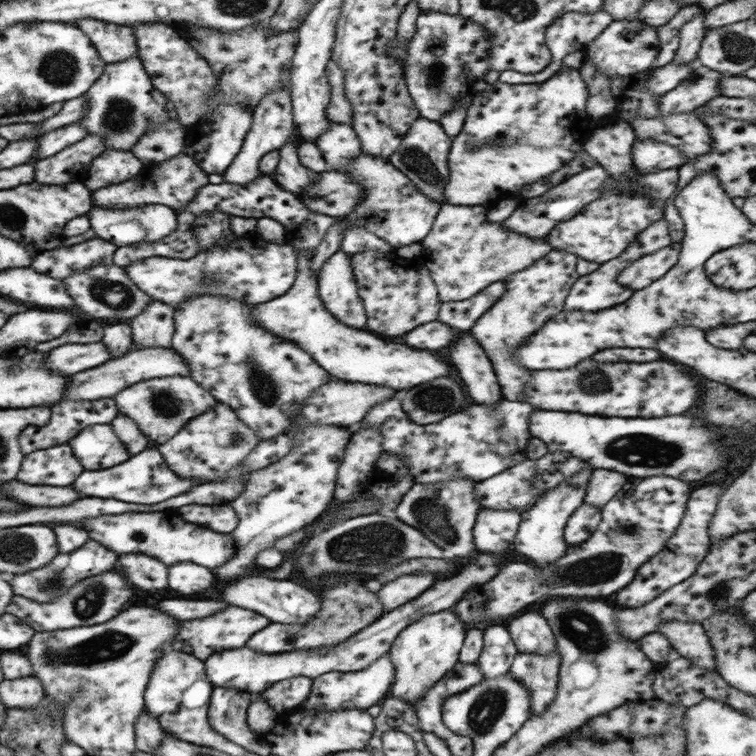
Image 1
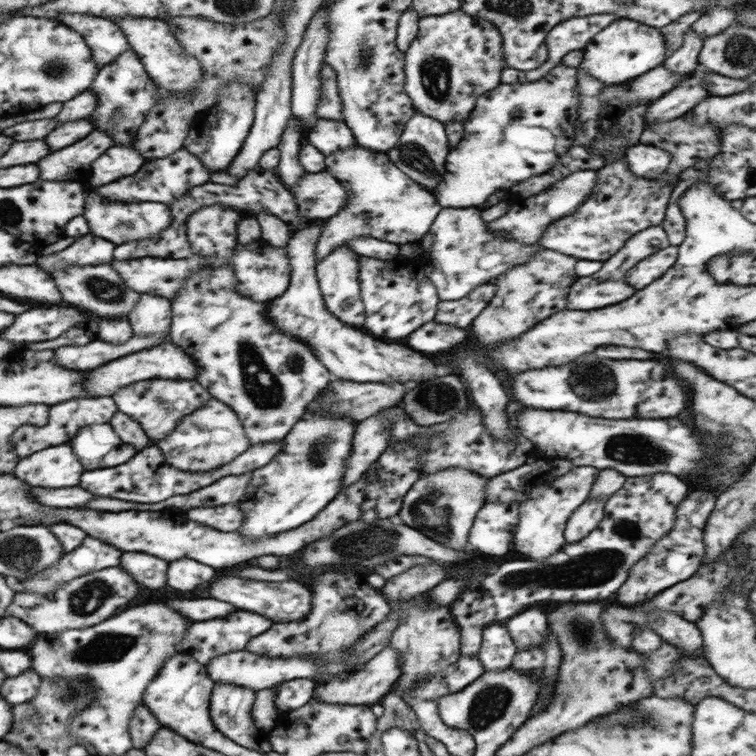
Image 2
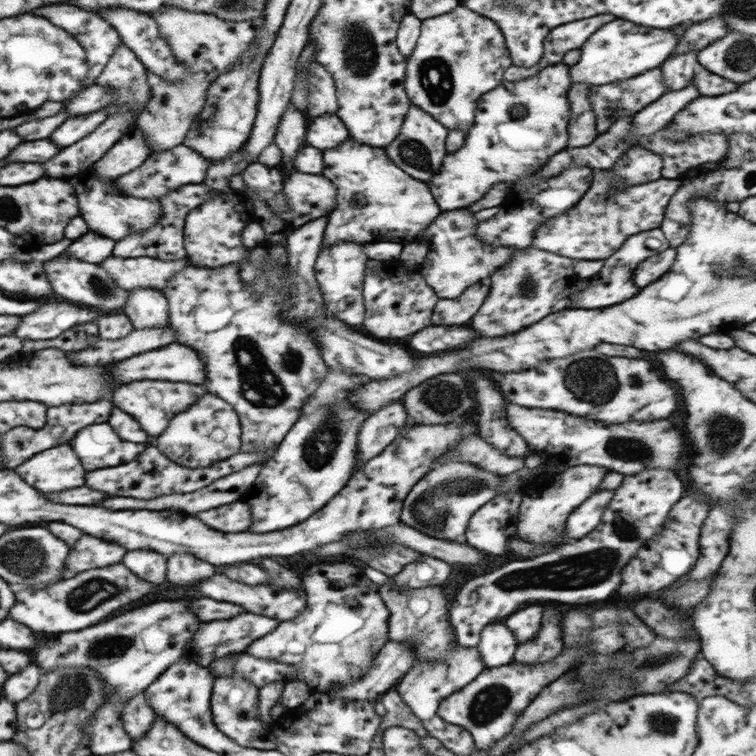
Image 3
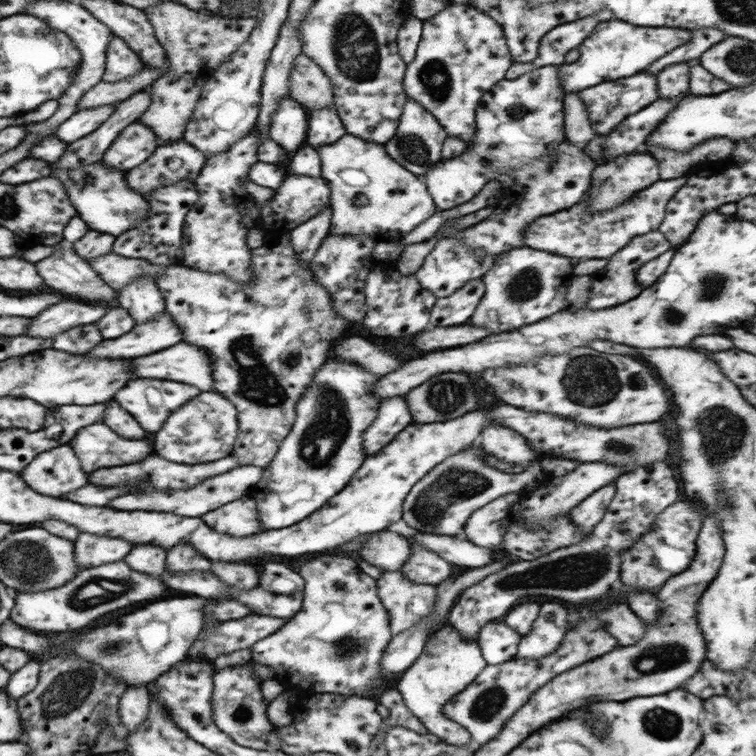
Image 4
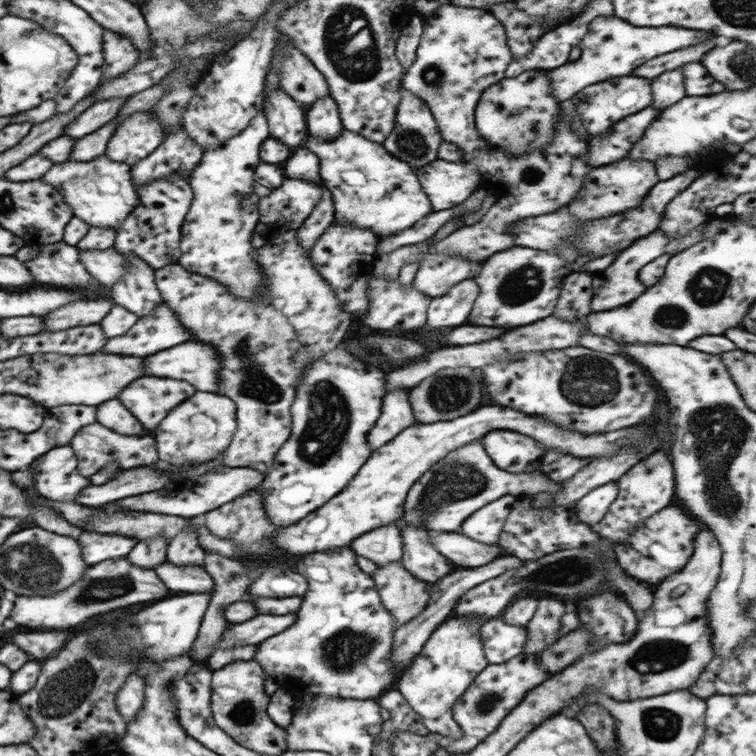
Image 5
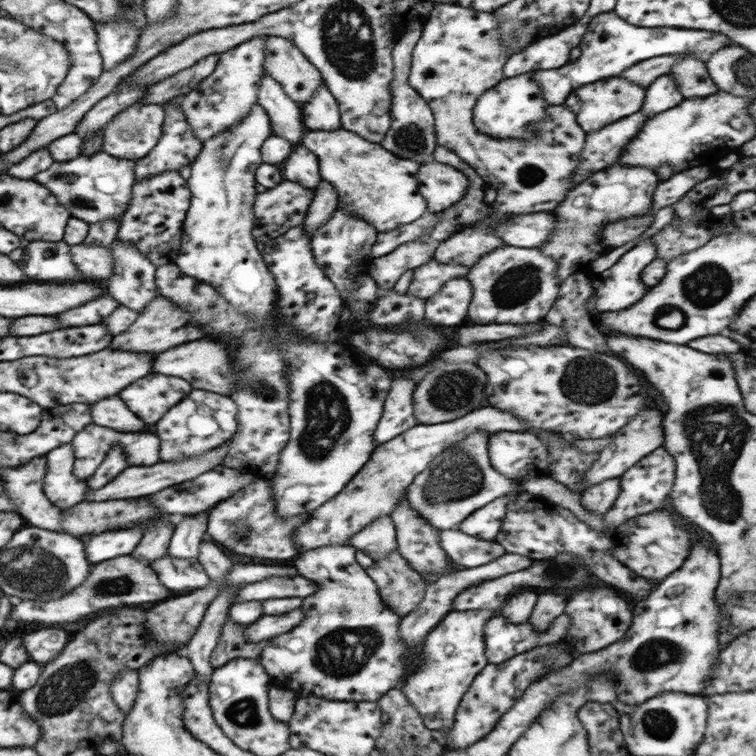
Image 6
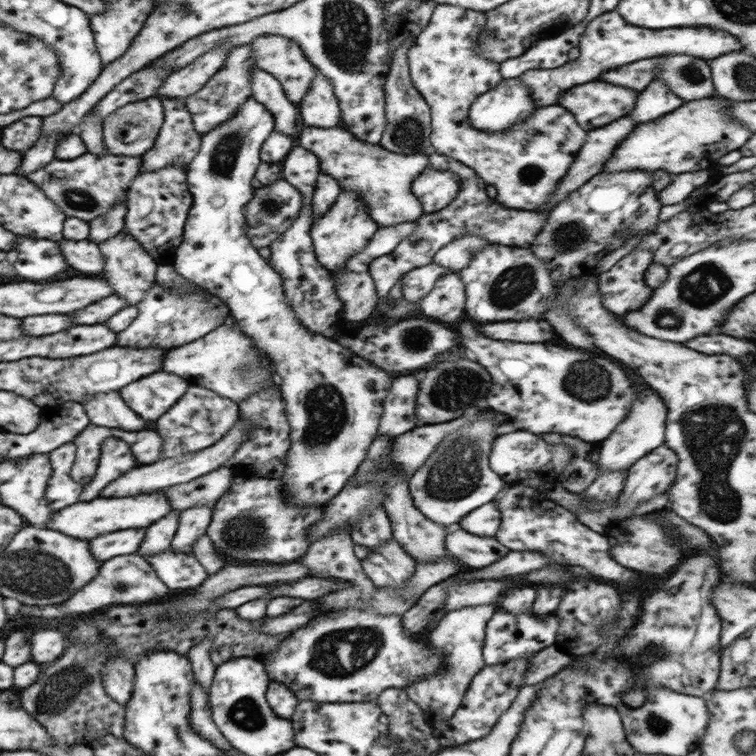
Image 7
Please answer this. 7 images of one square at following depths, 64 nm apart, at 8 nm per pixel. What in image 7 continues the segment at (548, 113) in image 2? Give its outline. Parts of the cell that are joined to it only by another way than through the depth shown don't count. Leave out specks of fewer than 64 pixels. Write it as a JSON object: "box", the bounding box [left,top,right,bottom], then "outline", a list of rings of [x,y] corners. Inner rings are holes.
{"box":[412,77,538,213],"outline":[[[518,77],[503,79],[495,88],[474,100],[468,110],[468,121],[472,128],[477,128],[479,131],[506,132],[518,122],[524,122],[526,118],[530,118],[538,110],[538,105],[532,98],[531,89],[525,86]],[[428,166],[412,181],[413,200],[422,203],[422,212],[432,213],[446,208],[460,190],[460,178],[452,171]]]}

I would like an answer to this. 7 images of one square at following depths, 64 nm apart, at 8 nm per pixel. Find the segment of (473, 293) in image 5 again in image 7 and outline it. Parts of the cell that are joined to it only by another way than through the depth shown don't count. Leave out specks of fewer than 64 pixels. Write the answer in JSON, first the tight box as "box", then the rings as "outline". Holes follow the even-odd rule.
{"box":[419,272,466,324],"outline":[[[458,272],[438,278],[434,288],[419,301],[424,316],[444,324],[458,323],[465,318],[466,302],[464,281],[460,280]]]}

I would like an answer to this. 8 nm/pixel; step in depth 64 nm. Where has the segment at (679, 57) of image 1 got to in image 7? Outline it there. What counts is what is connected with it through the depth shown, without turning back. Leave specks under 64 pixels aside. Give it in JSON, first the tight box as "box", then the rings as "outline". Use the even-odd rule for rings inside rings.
{"box":[626,80,684,124],"outline":[[[661,80],[653,81],[644,91],[640,91],[632,112],[626,116],[632,117],[636,124],[648,123],[680,108],[684,101]]]}

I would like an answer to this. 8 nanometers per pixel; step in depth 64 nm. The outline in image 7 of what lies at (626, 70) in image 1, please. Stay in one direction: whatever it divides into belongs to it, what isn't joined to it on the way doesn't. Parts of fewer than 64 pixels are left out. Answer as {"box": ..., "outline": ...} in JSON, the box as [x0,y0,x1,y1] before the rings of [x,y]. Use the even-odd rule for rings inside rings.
{"box":[518,9,740,108],"outline":[[[616,9],[605,12],[590,21],[586,32],[582,34],[579,46],[580,57],[578,60],[569,61],[568,64],[562,65],[562,68],[534,69],[518,76],[519,80],[522,80],[522,83],[531,89],[532,99],[538,108],[558,105],[558,99],[570,91],[572,86],[598,81],[600,74],[604,74],[608,70],[616,70],[620,66],[630,65],[636,60],[690,54],[690,56],[704,58],[706,62],[709,62],[726,52],[740,50],[738,39],[714,28],[683,27],[651,30],[650,28],[634,27],[632,24],[627,24]]]}

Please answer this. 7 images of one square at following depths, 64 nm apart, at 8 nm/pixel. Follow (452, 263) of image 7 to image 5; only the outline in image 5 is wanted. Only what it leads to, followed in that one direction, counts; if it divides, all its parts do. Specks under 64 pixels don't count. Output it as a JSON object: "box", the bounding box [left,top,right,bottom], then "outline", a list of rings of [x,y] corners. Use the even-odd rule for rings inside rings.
{"box":[401,5,590,261],"outline":[[[441,5],[434,10],[431,16],[423,19],[423,34],[419,40],[419,46],[414,63],[408,67],[403,75],[401,86],[403,90],[410,92],[430,108],[435,116],[438,130],[442,140],[446,143],[456,143],[463,150],[468,162],[476,162],[484,183],[494,184],[497,187],[496,202],[481,220],[473,225],[460,227],[446,238],[435,244],[436,253],[452,253],[460,255],[470,261],[484,261],[488,256],[502,252],[514,245],[514,239],[510,235],[510,228],[524,220],[542,214],[550,214],[565,208],[570,200],[576,198],[578,190],[584,186],[584,178],[590,172],[589,157],[587,156],[587,141],[582,140],[578,134],[572,132],[566,116],[560,111],[558,114],[558,126],[556,134],[550,140],[550,144],[544,151],[535,151],[530,155],[512,157],[507,153],[500,153],[496,146],[488,146],[484,138],[480,136],[475,127],[475,108],[481,95],[494,84],[500,83],[505,78],[505,72],[513,60],[513,56],[507,46],[507,35],[500,21],[487,10],[480,8],[468,8],[461,6]]]}

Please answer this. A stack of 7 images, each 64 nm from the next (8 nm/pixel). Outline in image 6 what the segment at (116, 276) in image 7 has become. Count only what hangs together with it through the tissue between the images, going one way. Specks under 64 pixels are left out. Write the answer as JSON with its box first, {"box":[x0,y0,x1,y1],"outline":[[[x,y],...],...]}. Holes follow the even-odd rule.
{"box":[108,240,158,313],"outline":[[[114,240],[108,249],[112,251],[112,259],[114,259],[114,274],[108,280],[108,292],[111,298],[114,298],[118,304],[132,308],[137,313],[141,313],[146,304],[152,303],[158,296],[156,293],[157,283],[157,265],[152,264],[136,246],[128,244],[128,242],[120,242]]]}

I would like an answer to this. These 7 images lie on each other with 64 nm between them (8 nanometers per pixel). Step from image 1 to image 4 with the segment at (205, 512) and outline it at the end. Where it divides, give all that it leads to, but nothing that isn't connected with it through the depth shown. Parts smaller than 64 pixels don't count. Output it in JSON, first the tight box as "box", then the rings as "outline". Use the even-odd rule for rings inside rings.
{"box":[204,495,262,536],"outline":[[[249,495],[204,514],[205,524],[221,534],[234,536],[252,536],[261,534],[262,524],[258,522],[258,510],[255,501]]]}

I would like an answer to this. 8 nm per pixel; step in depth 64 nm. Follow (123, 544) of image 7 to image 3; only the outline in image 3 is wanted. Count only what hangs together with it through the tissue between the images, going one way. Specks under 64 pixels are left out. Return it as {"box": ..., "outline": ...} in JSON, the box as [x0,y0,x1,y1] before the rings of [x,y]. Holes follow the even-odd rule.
{"box":[64,534,126,578],"outline":[[[84,534],[74,552],[70,552],[70,564],[66,564],[64,578],[74,578],[76,574],[90,568],[104,568],[110,564],[118,564],[126,550],[114,542],[104,542],[94,536]]]}

